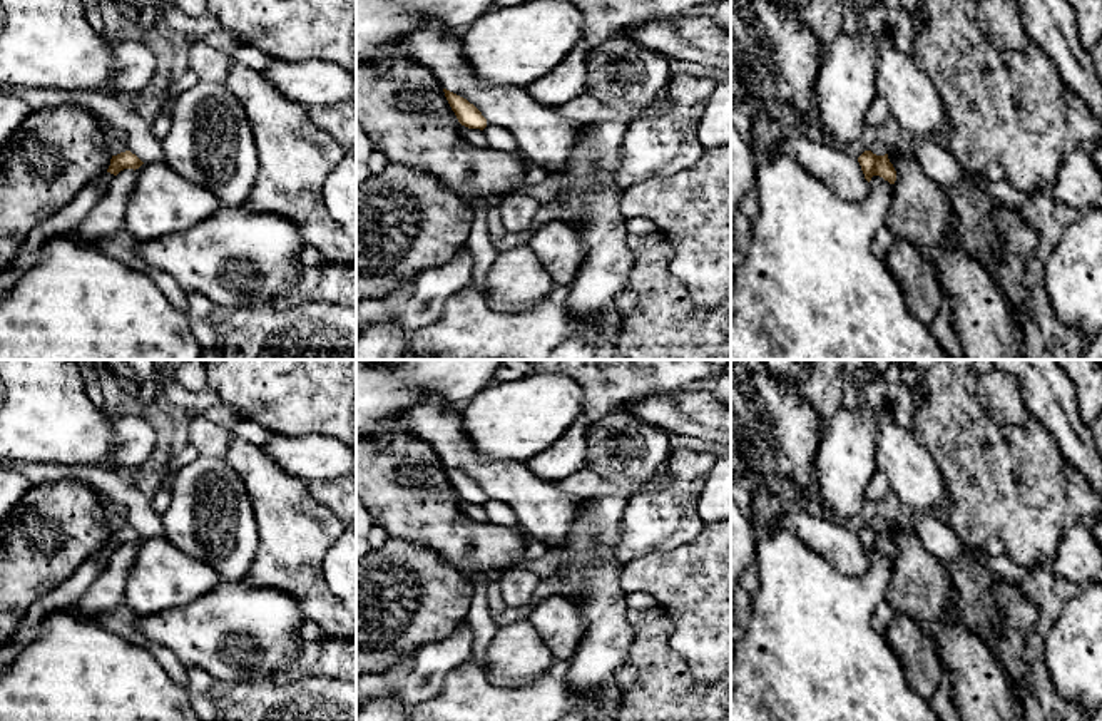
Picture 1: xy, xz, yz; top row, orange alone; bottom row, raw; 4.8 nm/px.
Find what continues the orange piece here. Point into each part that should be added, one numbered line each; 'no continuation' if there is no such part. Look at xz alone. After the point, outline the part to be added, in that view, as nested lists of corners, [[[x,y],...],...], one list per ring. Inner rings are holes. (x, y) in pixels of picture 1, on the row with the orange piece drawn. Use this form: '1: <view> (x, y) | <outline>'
1: xz (474, 136) | [[[458,125],[460,136],[477,147],[488,147],[487,136],[480,129],[468,129],[465,125]]]

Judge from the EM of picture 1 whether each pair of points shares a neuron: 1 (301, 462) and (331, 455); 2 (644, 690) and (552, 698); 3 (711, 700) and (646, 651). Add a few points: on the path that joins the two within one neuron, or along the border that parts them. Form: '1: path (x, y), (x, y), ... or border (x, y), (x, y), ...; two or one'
1: path (308, 457), (325, 457); one
2: border (614, 676), (622, 690), (621, 703); two
3: path (694, 700), (663, 668); one

